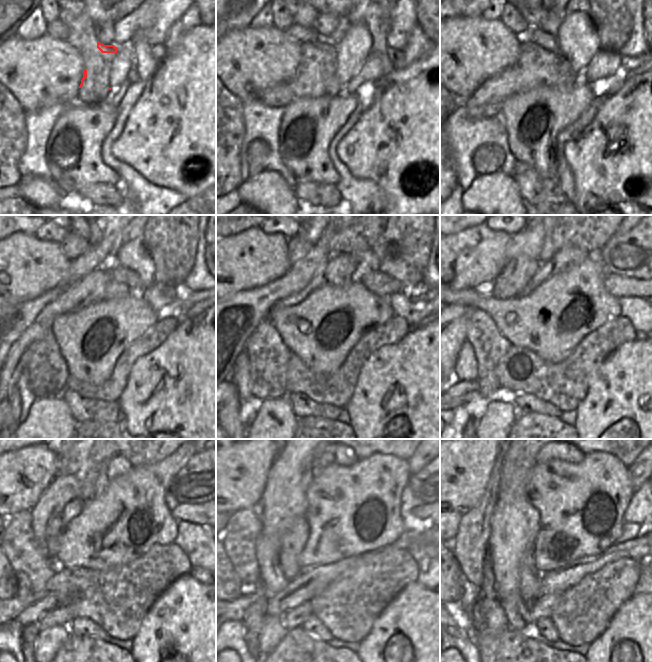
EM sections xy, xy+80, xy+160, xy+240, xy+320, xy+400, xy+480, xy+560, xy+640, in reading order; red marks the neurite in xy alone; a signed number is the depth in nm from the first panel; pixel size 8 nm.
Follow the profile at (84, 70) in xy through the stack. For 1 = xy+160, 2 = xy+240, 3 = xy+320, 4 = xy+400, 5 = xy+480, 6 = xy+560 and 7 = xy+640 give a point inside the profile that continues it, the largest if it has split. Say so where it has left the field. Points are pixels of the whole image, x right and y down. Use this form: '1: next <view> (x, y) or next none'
1: next xy+160 (487, 101)
2: next xy+240 (99, 283)
3: next xy+320 (338, 270)
4: next xy+400 (568, 257)
5: next xy+480 (118, 465)
6: next xy+560 (322, 459)
7: next xy+640 (539, 459)

